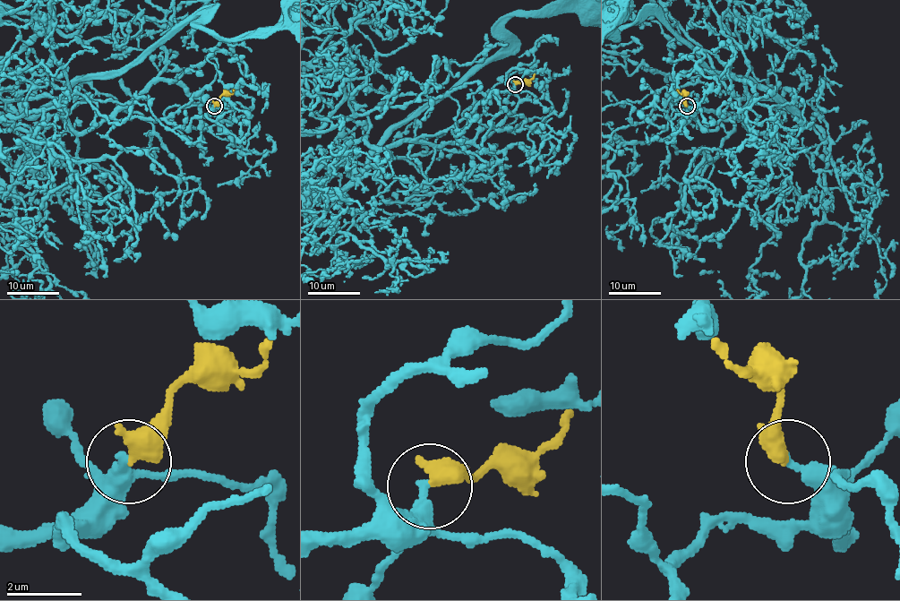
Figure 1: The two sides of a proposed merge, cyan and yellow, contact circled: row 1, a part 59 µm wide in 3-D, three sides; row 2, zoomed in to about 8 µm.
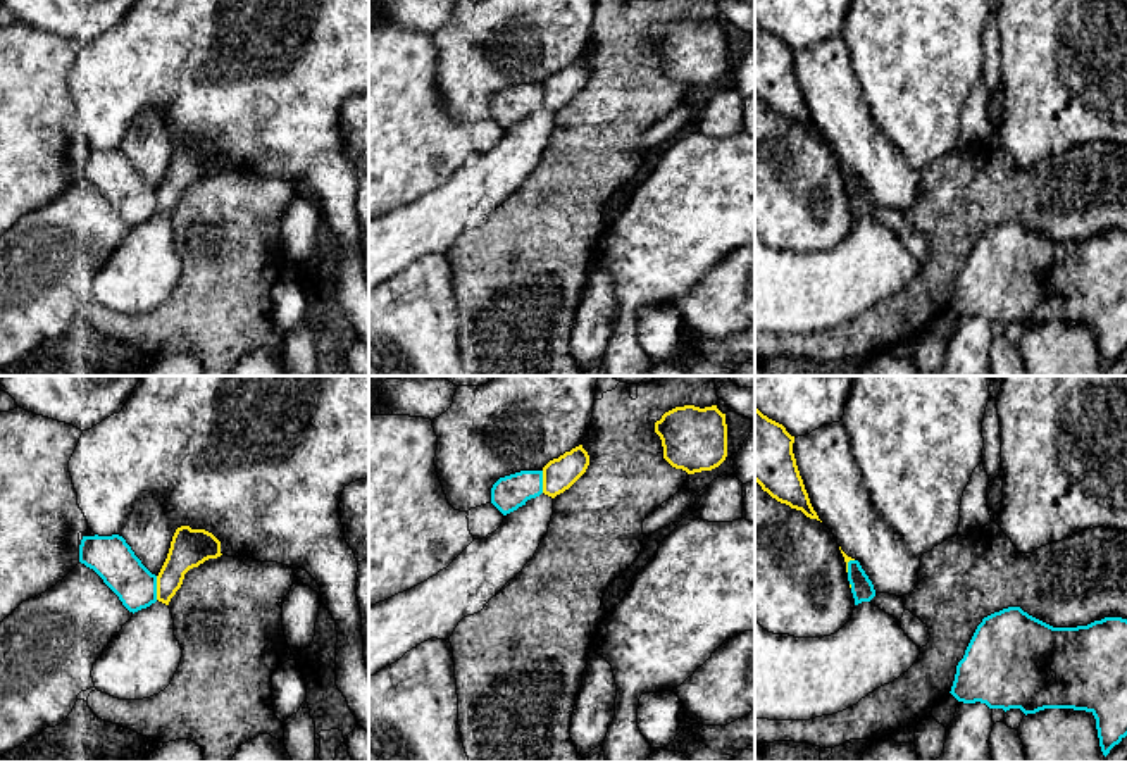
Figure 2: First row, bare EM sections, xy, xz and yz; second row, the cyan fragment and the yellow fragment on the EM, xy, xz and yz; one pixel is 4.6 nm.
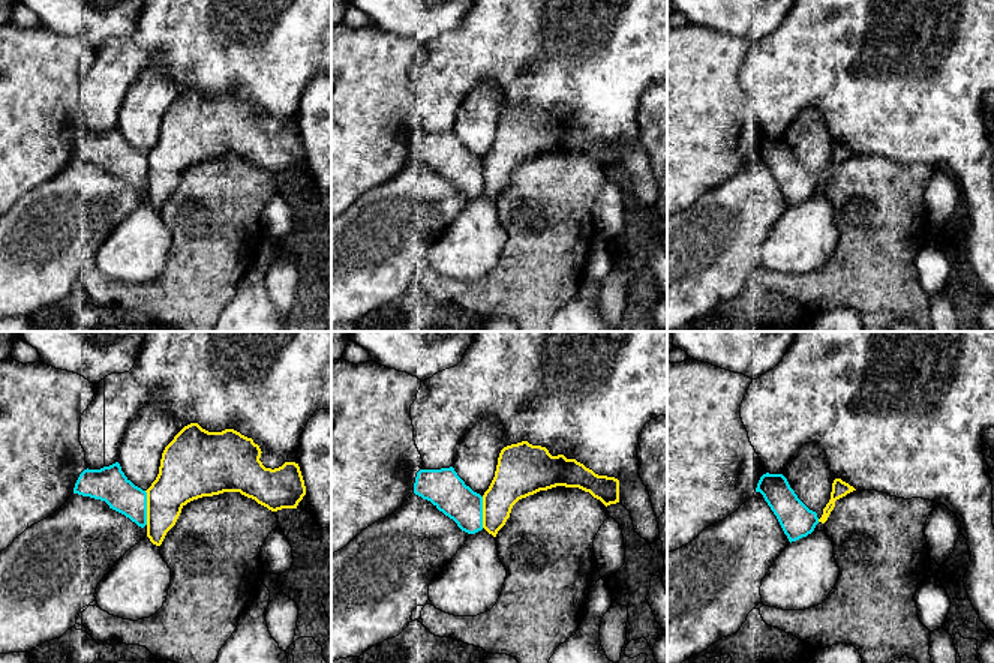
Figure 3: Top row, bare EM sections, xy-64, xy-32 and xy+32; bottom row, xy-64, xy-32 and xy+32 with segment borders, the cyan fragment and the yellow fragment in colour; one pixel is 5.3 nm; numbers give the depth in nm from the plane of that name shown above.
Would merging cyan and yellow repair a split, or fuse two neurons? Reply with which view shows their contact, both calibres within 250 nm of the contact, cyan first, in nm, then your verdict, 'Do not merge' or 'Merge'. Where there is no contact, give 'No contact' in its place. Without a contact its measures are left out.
Touches cyan in xy. Thickness 200 nm (cyan) against 180 nm. Do not merge

